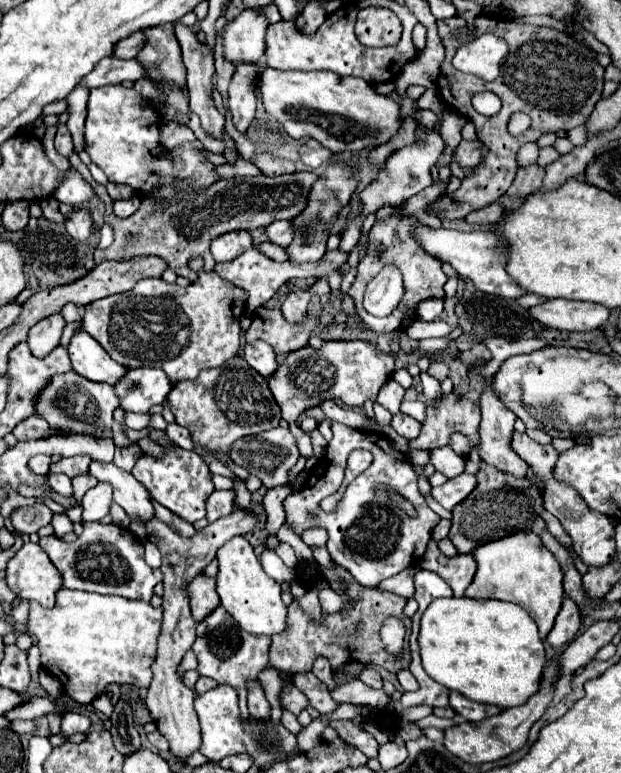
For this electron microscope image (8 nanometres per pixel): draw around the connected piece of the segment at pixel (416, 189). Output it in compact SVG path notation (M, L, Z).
M430 129L424 131L424 139L426 139L424 143L414 143L414 145L410 145L410 147L404 147L404 149L396 151L396 153L386 161L386 165L380 169L378 179L376 179L374 183L370 183L370 185L366 187L366 191L360 195L360 197L362 197L362 207L360 207L362 217L368 217L370 213L378 211L378 209L384 207L384 205L398 207L398 205L404 203L408 197L420 193L422 189L426 189L426 187L430 187L430 185L434 183L432 177L430 177L430 167L432 167L432 165L438 161L438 157L440 157L440 153L436 153L436 151L442 151L444 147L442 147L442 141L436 137L436 133L430 131Z

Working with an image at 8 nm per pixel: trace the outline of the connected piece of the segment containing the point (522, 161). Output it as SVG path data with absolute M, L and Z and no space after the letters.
M526 143L517 153L518 168L532 165L532 163L536 163L536 159L538 159L538 145L536 143Z

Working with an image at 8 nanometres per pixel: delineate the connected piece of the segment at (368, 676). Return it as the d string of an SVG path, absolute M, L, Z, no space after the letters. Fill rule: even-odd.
M370 667L364 669L360 673L360 681L366 683L368 687L372 687L372 689L382 689L382 677L380 677L380 673L376 669L370 669Z

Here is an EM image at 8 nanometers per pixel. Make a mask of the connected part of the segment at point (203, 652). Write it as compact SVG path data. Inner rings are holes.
M218 605L204 621L196 625L196 641L192 645L192 651L196 653L200 675L212 677L218 683L224 683L236 689L240 699L240 713L244 719L248 719L250 713L246 705L246 681L258 679L258 673L270 665L268 647L270 647L270 639L266 635L252 637L250 633L240 629L240 625L236 625L234 617L222 605Z

